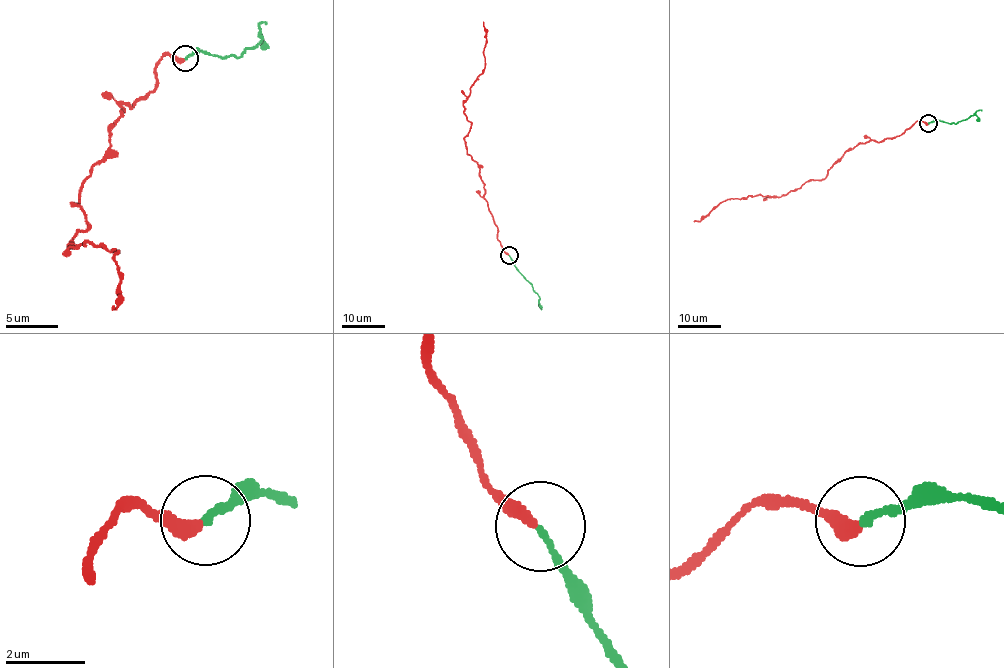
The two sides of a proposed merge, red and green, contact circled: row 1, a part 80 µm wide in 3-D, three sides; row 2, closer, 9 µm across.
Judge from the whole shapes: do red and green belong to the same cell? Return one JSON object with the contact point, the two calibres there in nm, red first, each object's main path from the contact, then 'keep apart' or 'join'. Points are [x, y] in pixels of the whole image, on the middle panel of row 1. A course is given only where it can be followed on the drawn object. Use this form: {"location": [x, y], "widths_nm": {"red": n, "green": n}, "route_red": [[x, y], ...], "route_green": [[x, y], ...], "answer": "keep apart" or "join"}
{"location": [509, 255], "widths_nm": {"red": 360, "green": 160}, "route_red": [[508, 255], [484, 197], [479, 165], [465, 147], [471, 123], [463, 102], [484, 68], [483, 22]], "route_green": [[509, 255], [516, 269], [539, 296], [541, 309]], "answer": "keep apart"}

